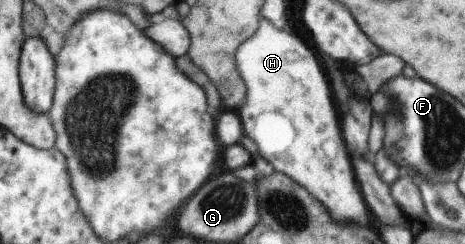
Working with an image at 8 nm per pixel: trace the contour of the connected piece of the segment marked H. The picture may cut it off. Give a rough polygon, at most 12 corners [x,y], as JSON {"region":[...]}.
{"region":[[259,21],[242,133],[335,221],[367,209],[313,53]]}

